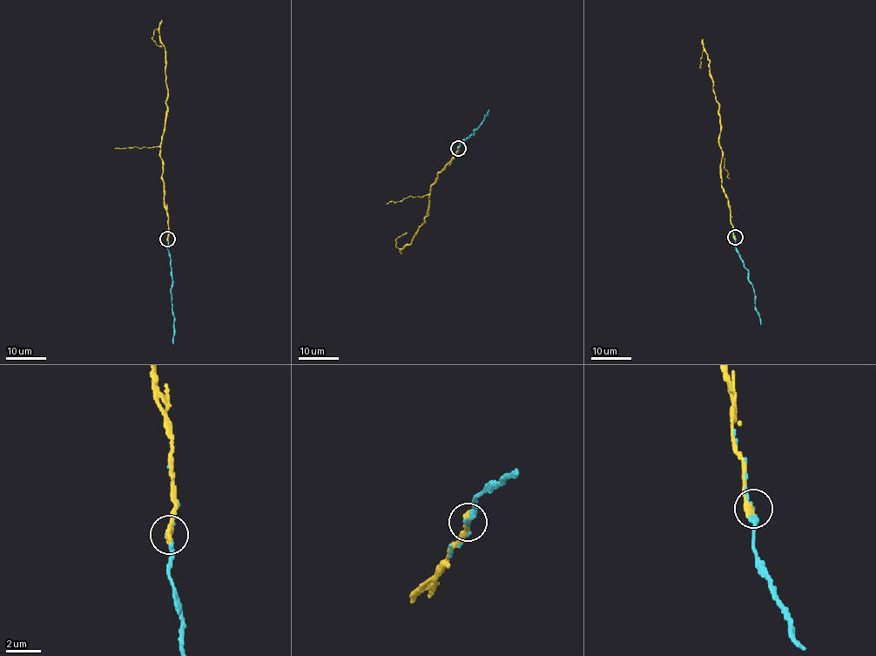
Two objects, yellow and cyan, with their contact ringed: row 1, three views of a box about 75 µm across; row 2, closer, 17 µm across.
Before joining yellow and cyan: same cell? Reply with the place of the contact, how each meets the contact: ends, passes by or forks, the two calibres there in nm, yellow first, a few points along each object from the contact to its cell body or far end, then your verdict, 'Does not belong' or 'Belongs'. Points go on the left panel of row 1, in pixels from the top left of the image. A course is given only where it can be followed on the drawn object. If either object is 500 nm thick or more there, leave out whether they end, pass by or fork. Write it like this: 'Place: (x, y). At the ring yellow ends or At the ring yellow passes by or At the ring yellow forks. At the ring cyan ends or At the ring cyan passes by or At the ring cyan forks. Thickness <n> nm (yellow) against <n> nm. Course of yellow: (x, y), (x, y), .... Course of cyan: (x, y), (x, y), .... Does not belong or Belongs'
Place: (167, 239). At the ring yellow ends. At the ring cyan passes by. Thickness 440 nm (yellow) against 180 nm. Course of yellow: (167, 239), (163, 160), (159, 156), (167, 96), (165, 47), (157, 30), (154, 30), (151, 38), (162, 47). Course of cyan: (167, 239), (171, 277), (172, 344). Belongs

